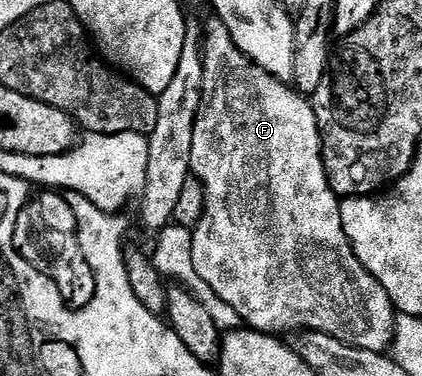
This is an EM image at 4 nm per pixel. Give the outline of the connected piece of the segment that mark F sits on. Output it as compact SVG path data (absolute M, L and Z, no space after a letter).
M211 17L204 23L204 81L202 82L202 104L196 117L196 125L192 133L192 165L193 178L202 182L206 189L206 208L204 217L193 228L194 241L192 243L192 259L196 264L196 273L208 281L212 293L216 293L219 304L231 307L245 326L251 331L260 331L264 335L285 336L285 331L305 333L319 331L325 335L336 337L350 347L359 347L365 351L391 350L394 341L394 325L396 322L396 308L388 293L364 269L364 265L354 256L352 245L342 228L339 196L330 188L330 179L326 176L326 162L322 160L322 134L318 128L318 118L314 112L315 104L309 98L303 97L287 85L283 80L272 77L264 69L260 69L234 44L228 29L217 17Z

